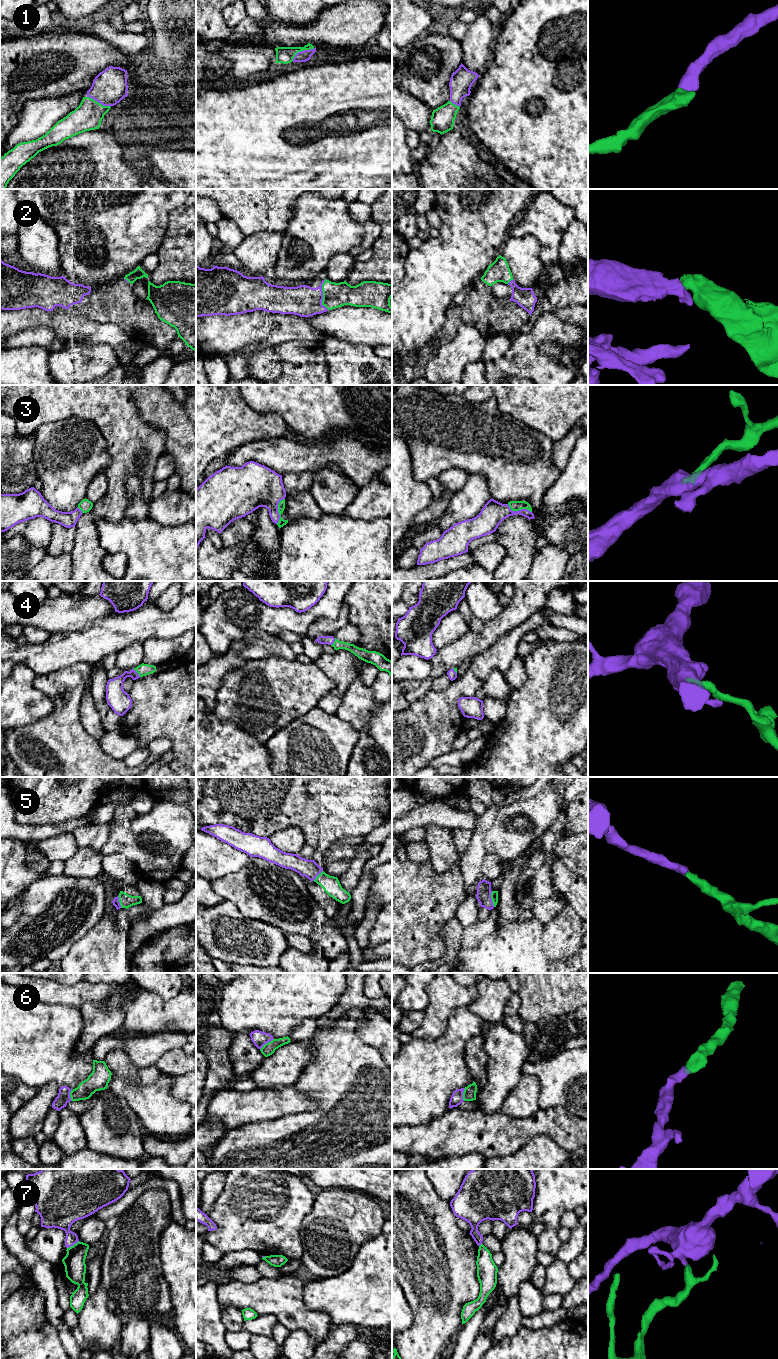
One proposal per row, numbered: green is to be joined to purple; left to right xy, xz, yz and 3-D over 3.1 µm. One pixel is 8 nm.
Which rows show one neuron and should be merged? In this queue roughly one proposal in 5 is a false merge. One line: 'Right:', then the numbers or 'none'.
Right: 1, 2, 3, 4, 5, 6

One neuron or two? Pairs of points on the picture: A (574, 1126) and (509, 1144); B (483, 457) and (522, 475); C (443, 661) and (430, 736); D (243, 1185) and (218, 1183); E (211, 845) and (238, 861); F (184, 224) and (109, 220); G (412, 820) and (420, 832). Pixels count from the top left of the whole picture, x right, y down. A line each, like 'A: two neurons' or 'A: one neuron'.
A: one neuron
B: one neuron
C: two neurons
D: two neurons
E: one neuron
F: two neurons
G: two neurons

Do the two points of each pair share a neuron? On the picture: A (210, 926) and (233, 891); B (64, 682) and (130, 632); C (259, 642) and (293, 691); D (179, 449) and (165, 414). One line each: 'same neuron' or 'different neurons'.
A: different neurons
B: different neurons
C: different neurons
D: same neuron

